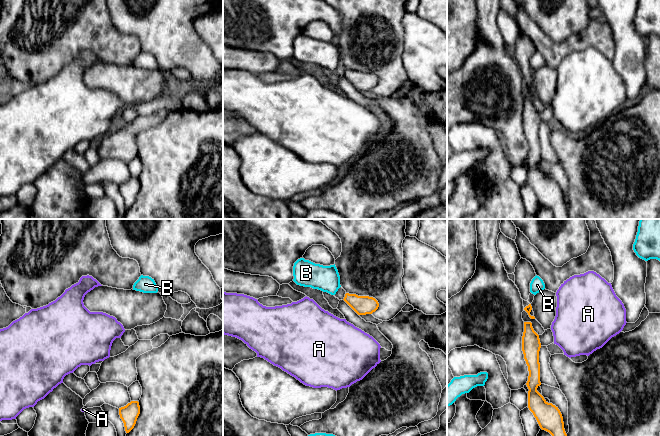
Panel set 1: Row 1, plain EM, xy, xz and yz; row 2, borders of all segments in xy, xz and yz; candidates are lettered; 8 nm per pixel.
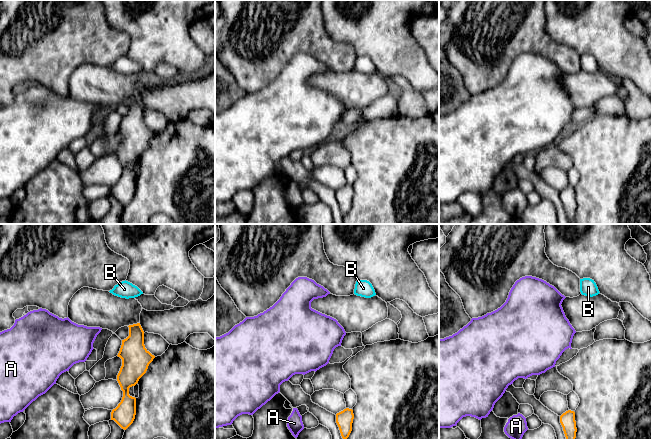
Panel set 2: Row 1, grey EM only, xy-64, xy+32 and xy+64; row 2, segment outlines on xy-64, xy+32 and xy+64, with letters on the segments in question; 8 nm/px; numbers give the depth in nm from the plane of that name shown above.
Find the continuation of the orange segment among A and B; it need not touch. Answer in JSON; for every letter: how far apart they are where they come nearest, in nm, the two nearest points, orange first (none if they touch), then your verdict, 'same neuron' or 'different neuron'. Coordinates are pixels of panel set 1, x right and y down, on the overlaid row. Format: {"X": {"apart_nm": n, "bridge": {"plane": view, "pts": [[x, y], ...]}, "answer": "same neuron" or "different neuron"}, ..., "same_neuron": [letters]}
{"A": {"apart_nm": 90, "bridge": {"plane": "xz", "pts": [[358, 314], [352, 324]]}, "answer": "different neuron"}, "B": {"apart_nm": 70, "bridge": {"plane": "xz", "pts": [[345, 294], [337, 290]]}, "answer": "different neuron"}, "same_neuron": []}

